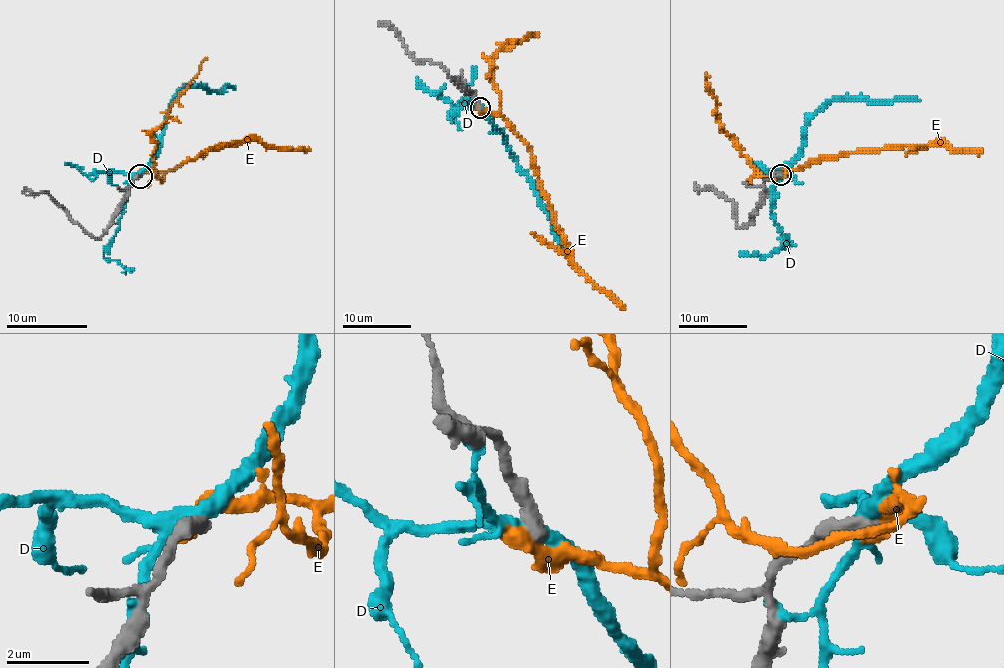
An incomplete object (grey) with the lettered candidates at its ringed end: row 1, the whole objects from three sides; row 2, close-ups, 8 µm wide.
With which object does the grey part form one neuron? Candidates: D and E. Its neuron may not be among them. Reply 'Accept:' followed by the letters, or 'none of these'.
Accept: none of these

